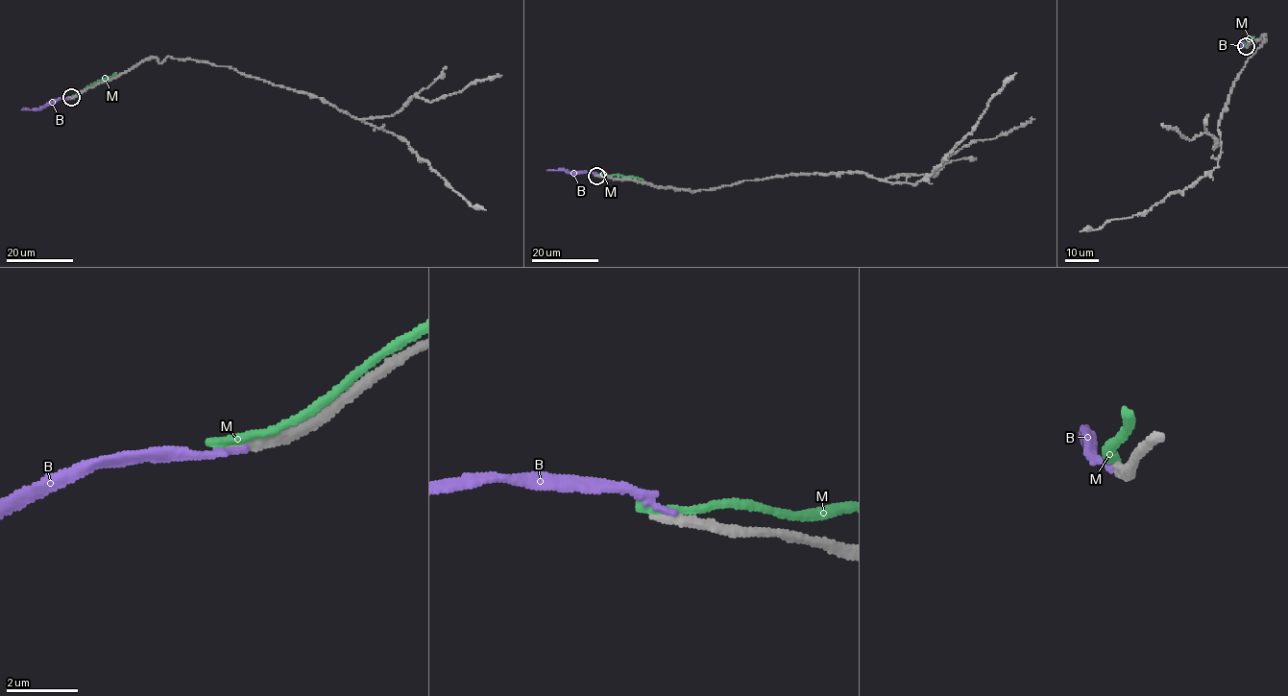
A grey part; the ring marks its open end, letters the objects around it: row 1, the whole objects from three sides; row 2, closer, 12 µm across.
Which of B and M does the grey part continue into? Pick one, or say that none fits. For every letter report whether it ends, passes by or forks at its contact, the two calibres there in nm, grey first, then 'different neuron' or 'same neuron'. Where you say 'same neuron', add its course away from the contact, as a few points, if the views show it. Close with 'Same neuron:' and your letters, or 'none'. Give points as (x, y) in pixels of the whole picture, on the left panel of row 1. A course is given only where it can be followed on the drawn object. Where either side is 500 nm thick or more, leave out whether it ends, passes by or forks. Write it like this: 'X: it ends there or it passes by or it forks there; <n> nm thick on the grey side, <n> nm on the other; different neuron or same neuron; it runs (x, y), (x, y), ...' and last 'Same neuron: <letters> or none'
B: it ends there; 280 nm thick on the grey side, 180 nm on the other; different neuron
M: it ends there; 320 nm thick on the grey side, 360 nm on the other; different neuron
Same neuron: none

